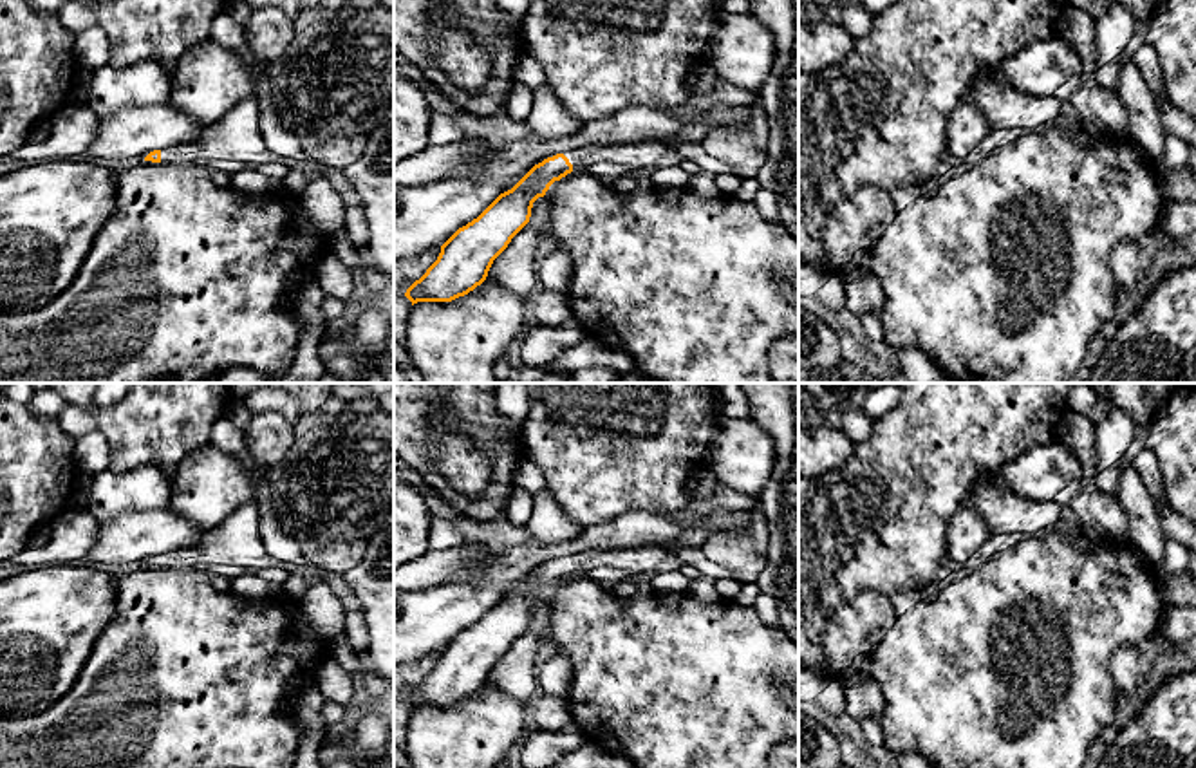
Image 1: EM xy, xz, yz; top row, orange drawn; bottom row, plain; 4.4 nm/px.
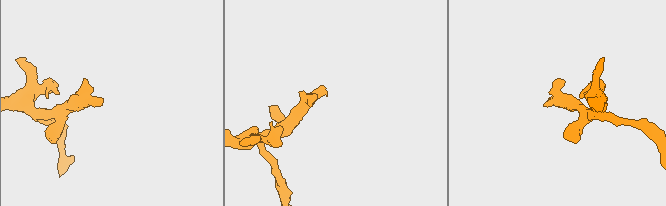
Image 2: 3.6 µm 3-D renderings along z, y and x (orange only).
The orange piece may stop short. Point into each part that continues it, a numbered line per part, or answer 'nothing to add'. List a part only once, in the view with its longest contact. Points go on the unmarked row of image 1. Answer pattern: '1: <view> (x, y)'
1: xz (607, 568)

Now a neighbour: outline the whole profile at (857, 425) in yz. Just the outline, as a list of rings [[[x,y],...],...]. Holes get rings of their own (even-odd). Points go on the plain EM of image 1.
[[[849,412],[844,419],[842,432],[851,437],[855,445],[864,443],[873,428],[873,421],[862,412]]]

